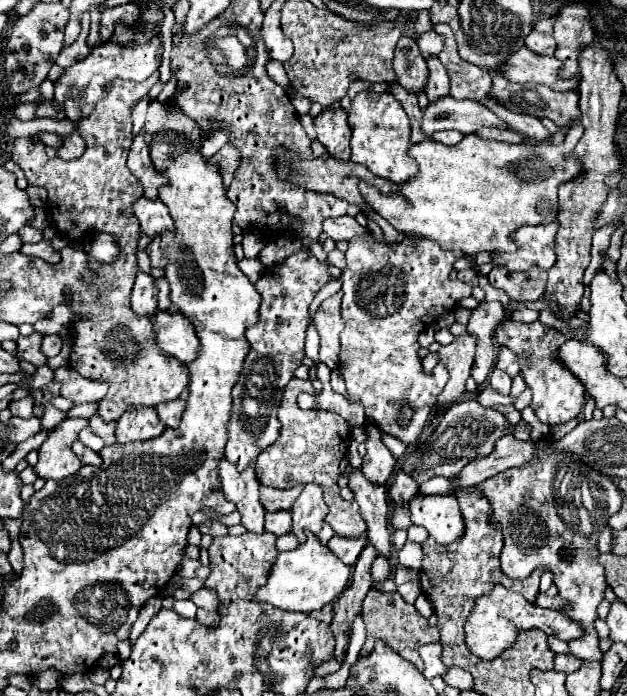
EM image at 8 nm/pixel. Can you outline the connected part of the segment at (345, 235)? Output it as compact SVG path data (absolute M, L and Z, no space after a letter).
M342 216L342 218L324 220L324 234L334 242L340 242L340 240L350 242L354 236L364 236L366 230L354 218Z

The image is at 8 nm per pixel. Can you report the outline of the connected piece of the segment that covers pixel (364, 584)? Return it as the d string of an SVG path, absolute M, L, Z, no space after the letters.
M368 544L368 548L364 548L364 552L358 556L358 562L354 564L354 576L352 576L352 584L344 590L344 596L340 596L340 600L336 600L336 604L332 604L334 608L334 620L330 624L334 640L336 640L336 660L342 662L346 652L348 652L348 644L350 644L350 632L352 632L352 624L356 620L356 616L362 610L362 600L370 590L370 566L376 558L376 550L372 548L372 544Z

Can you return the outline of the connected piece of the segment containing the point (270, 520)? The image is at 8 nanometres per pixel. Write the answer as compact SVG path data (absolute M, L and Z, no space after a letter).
M284 510L284 512L274 512L274 514L266 514L266 532L272 532L276 536L284 536L288 532L292 532L292 512Z

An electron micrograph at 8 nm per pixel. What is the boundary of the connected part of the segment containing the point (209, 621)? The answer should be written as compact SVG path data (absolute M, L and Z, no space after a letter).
M198 608L198 612L196 612L196 622L204 624L204 626L208 626L208 628L216 628L218 622L220 622L220 616L218 612L206 612L206 610Z

